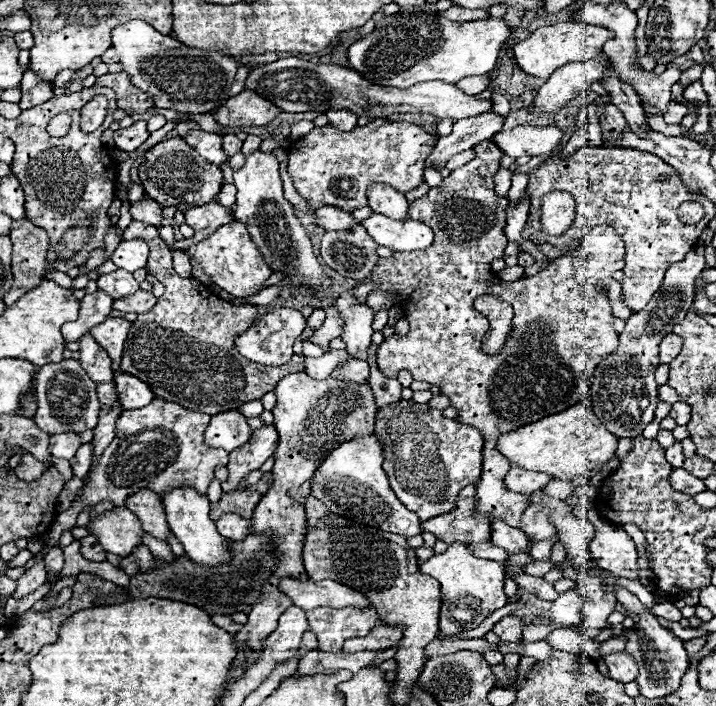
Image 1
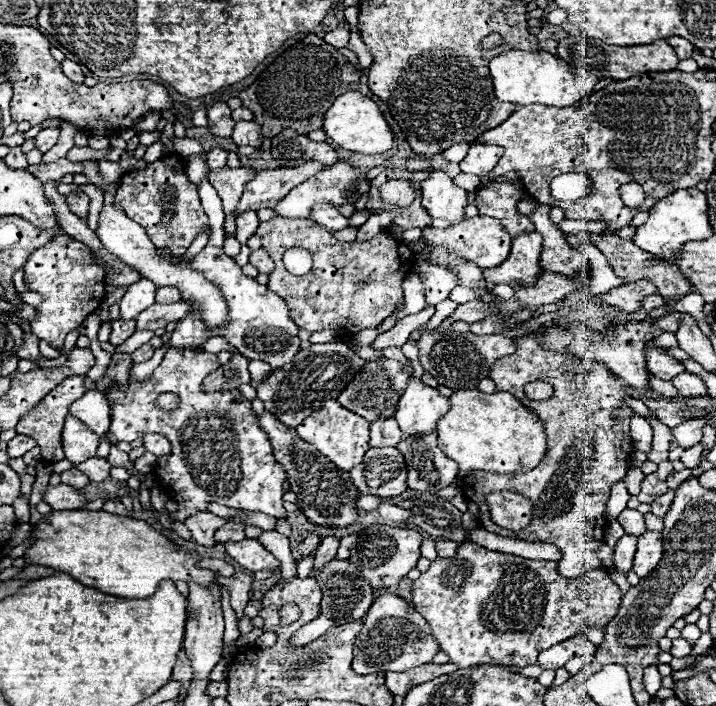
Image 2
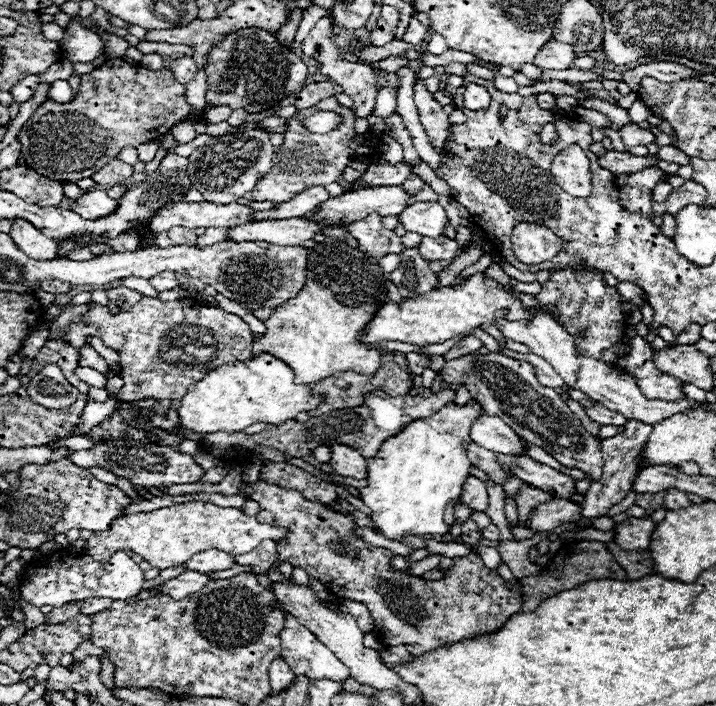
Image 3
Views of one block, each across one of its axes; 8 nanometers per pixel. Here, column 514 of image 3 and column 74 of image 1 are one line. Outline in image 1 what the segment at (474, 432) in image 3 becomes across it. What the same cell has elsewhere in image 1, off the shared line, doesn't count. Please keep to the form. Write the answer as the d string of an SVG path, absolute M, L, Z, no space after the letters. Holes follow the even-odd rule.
M74 432L50 436L50 454L54 458L70 460L70 458L74 458L74 454L76 454L78 448L80 448L80 436L74 434Z

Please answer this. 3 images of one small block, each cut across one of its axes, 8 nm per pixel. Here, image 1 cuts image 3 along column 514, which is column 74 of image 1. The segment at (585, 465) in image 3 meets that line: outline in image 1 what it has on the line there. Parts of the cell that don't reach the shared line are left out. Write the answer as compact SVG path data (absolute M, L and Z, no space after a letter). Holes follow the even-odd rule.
M62 360L50 366L42 366L36 374L36 398L38 410L34 416L36 426L46 434L62 432L86 432L98 424L100 404L96 398L96 384L88 378L78 360Z

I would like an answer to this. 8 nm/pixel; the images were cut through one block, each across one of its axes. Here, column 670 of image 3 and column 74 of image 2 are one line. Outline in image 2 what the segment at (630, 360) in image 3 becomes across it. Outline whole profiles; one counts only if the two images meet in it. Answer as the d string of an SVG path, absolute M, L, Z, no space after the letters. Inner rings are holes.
M84 376L66 378L50 394L46 394L46 398L42 398L42 402L38 402L38 406L34 406L34 410L30 410L30 414L24 414L22 420L16 426L18 434L30 436L38 442L38 448L42 450L44 460L48 460L48 462L64 460L64 452L62 452L62 444L60 444L60 434L62 434L62 428L64 428L64 416L68 414L68 406L86 392L82 382L84 382Z

